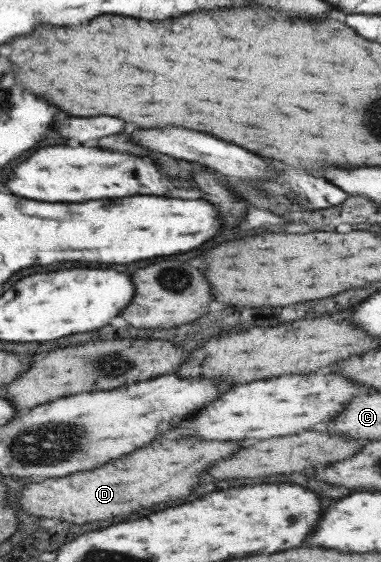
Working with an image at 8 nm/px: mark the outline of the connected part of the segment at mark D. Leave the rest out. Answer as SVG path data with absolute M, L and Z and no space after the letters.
M154 438L150 446L138 448L94 470L70 474L64 478L48 478L24 486L18 496L18 508L32 516L58 518L70 524L86 524L94 520L108 520L112 516L124 516L136 512L138 508L148 508L154 502L158 504L184 498L194 486L200 470L206 470L212 462L226 458L234 450L236 446L232 446L232 442Z

